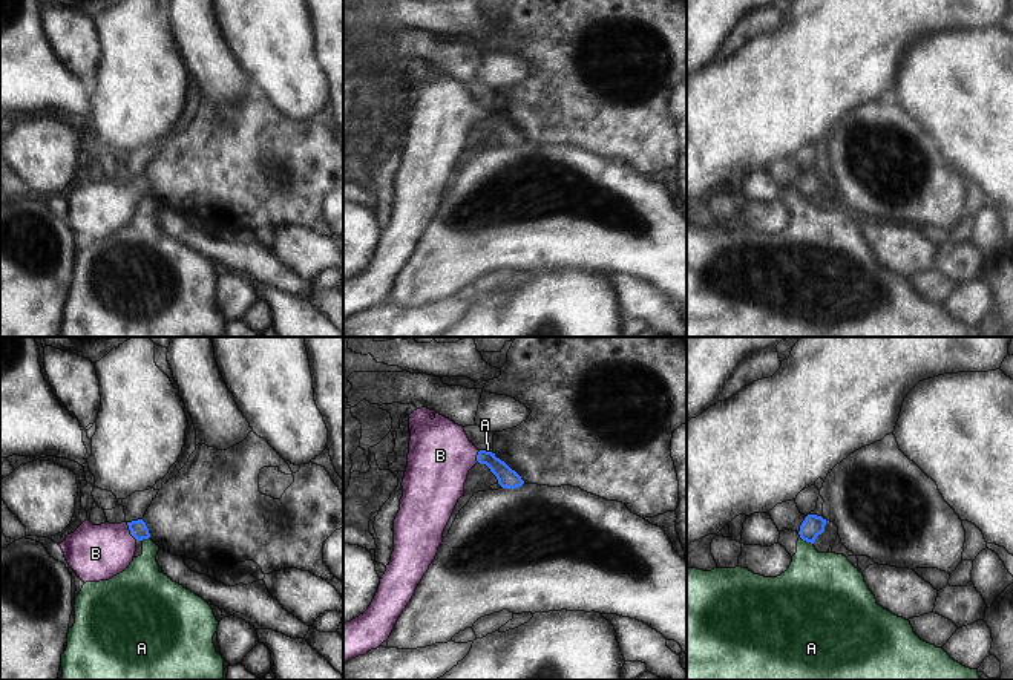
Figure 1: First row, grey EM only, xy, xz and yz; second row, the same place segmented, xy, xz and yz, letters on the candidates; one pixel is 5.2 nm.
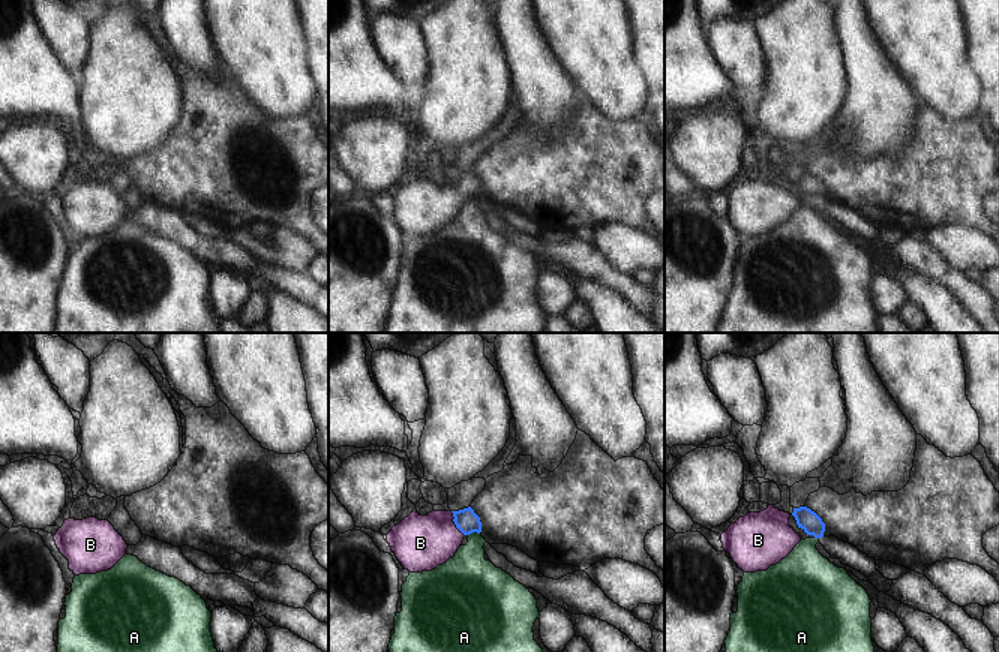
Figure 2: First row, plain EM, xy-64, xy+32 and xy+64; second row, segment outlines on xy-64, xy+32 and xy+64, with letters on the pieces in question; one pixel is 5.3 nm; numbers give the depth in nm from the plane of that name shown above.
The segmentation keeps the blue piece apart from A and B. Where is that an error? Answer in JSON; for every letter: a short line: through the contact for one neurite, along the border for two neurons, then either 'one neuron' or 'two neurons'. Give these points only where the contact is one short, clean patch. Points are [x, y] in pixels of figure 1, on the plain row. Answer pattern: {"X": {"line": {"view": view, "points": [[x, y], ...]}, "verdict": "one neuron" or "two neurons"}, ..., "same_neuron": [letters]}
{"A": {"line": {"view": "yz", "points": [[800, 193], [813, 201]]}, "verdict": "two neurons"}, "B": {"line": {"view": "xy", "points": [[138, 186], [131, 189], [108, 207], [95, 210]]}, "verdict": "one neuron"}, "same_neuron": ["B"]}

